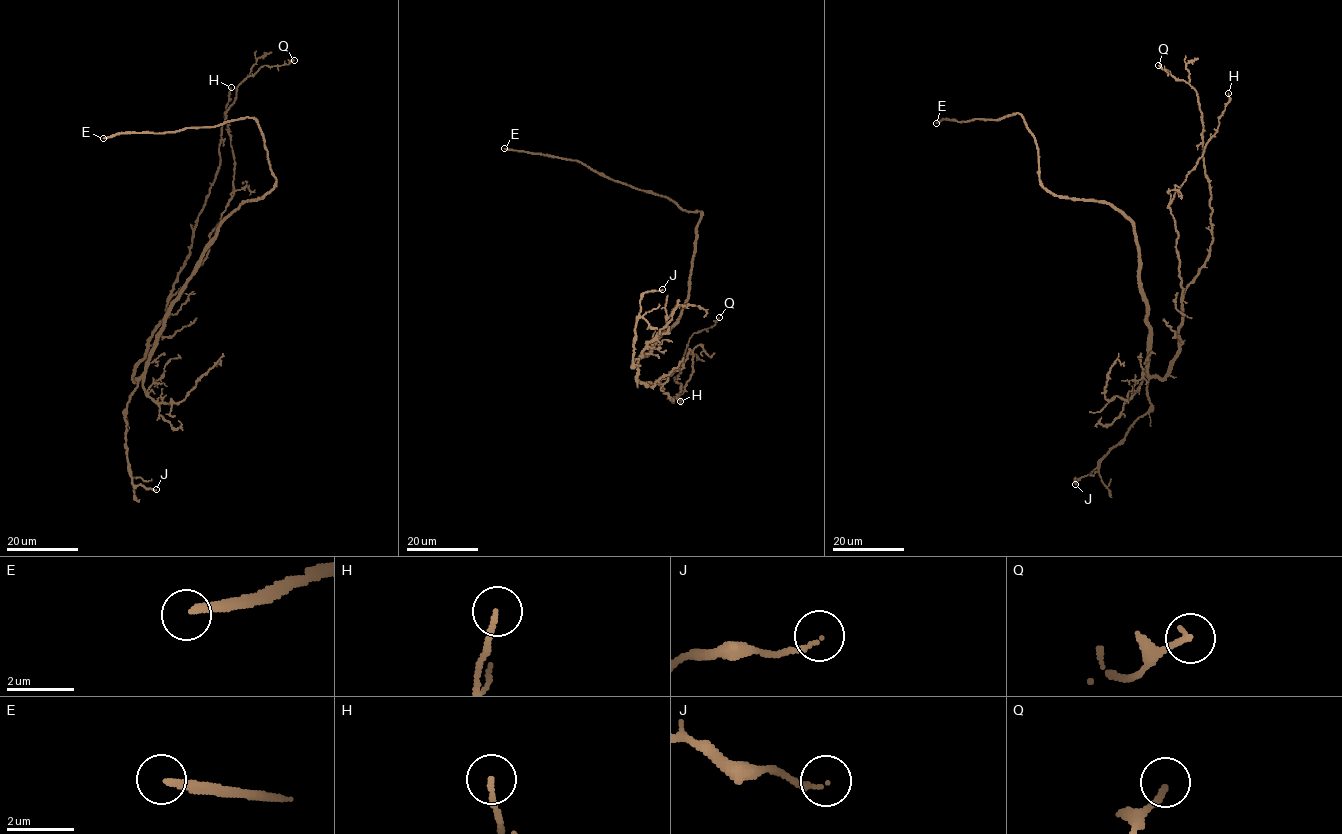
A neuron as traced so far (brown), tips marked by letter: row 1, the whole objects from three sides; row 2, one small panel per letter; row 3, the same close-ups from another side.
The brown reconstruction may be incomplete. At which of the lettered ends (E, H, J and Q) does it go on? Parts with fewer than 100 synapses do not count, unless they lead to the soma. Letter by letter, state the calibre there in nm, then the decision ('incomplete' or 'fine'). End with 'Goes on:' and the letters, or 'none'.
E: 200 nm thick; incomplete
H: 140 nm thick; fine
J: 130 nm thick; fine
Q: 160 nm thick; fine
Goes on: E

